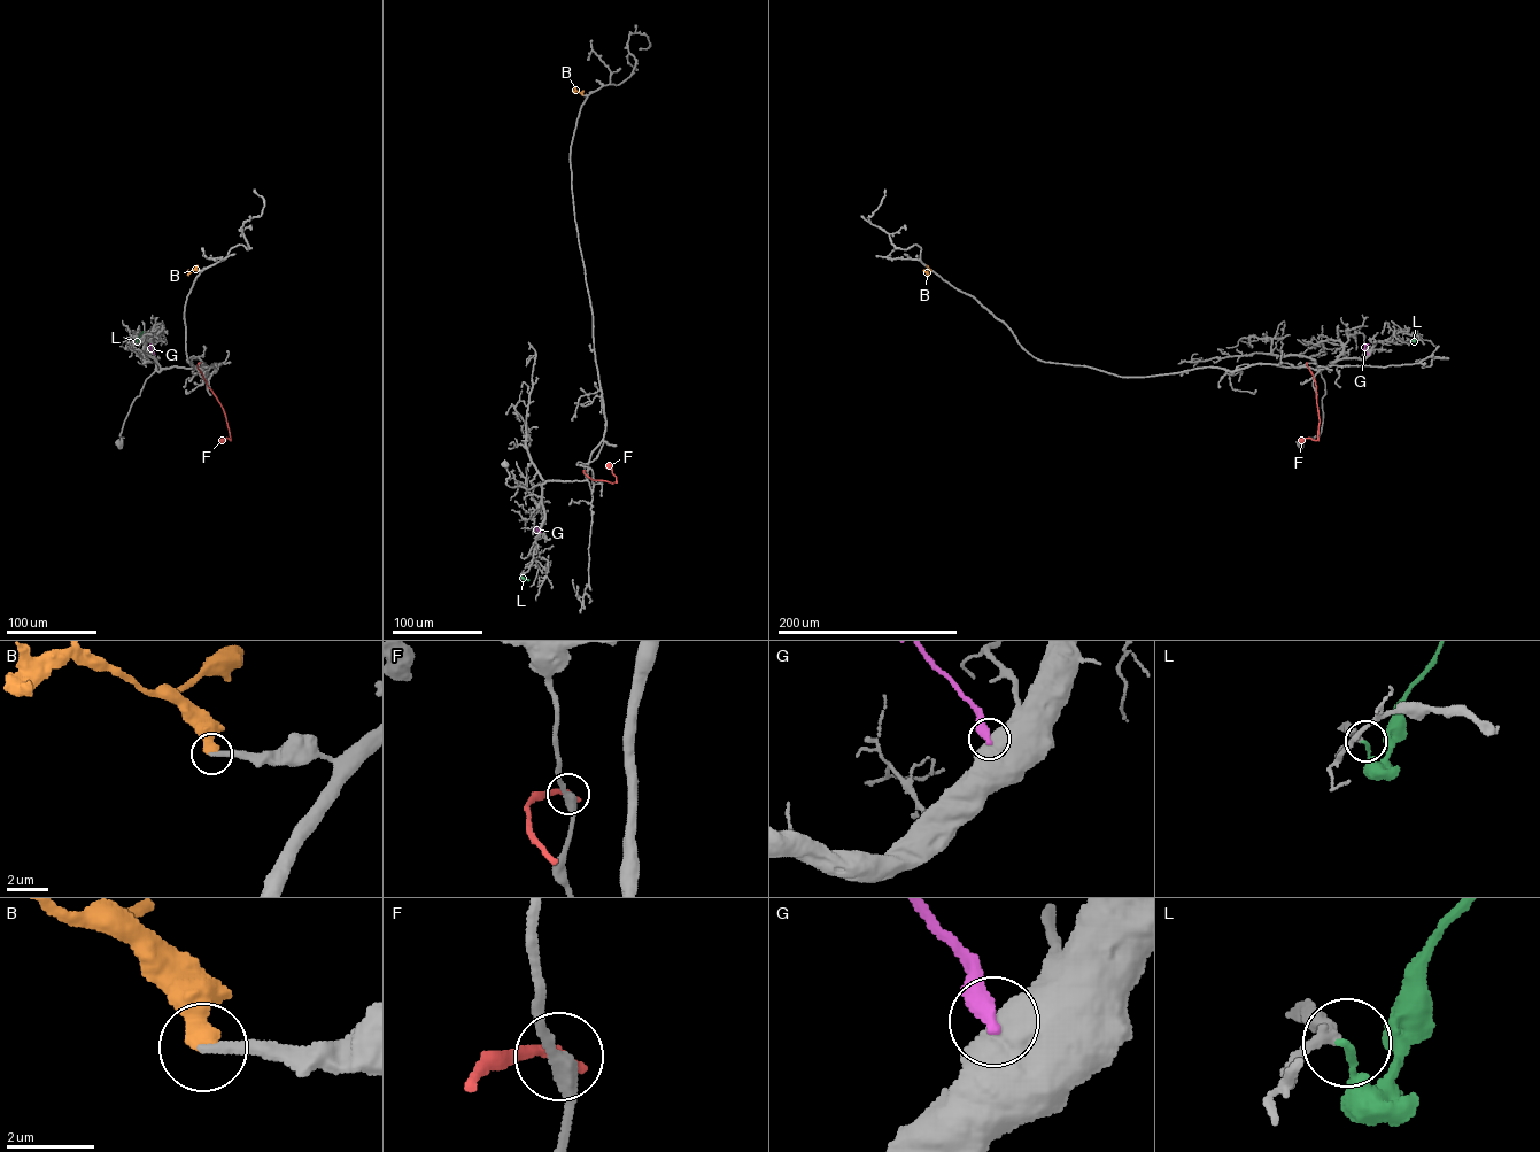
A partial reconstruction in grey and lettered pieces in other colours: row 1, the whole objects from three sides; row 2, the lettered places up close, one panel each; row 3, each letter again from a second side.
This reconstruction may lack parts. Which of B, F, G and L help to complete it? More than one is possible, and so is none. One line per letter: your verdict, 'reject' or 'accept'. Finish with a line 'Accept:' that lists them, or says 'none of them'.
B: accept
F: reject
G: reject
L: reject
Accept: B

